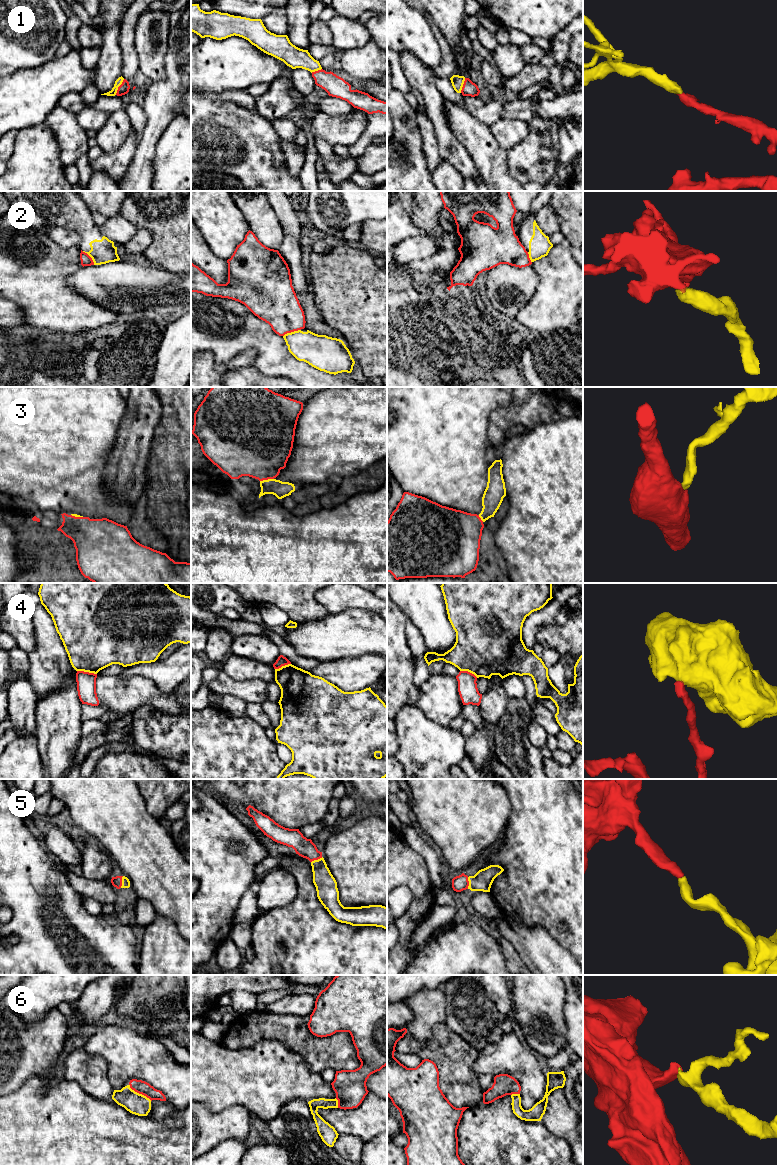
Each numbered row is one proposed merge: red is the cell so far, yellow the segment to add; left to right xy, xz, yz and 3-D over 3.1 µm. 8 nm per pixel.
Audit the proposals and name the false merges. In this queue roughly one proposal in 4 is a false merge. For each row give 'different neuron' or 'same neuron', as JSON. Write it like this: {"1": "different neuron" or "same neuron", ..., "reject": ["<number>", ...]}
{"1": "same neuron", "2": "different neuron", "3": "same neuron", "4": "different neuron", "5": "same neuron", "6": "same neuron", "reject": ["2", "4"]}

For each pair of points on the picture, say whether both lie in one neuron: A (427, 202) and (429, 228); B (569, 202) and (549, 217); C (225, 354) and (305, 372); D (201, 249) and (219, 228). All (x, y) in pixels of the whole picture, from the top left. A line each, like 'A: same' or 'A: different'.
A: same
B: different
C: same
D: different

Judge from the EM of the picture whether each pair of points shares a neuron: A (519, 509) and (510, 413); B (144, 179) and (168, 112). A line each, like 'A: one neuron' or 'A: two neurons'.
A: two neurons
B: one neuron

